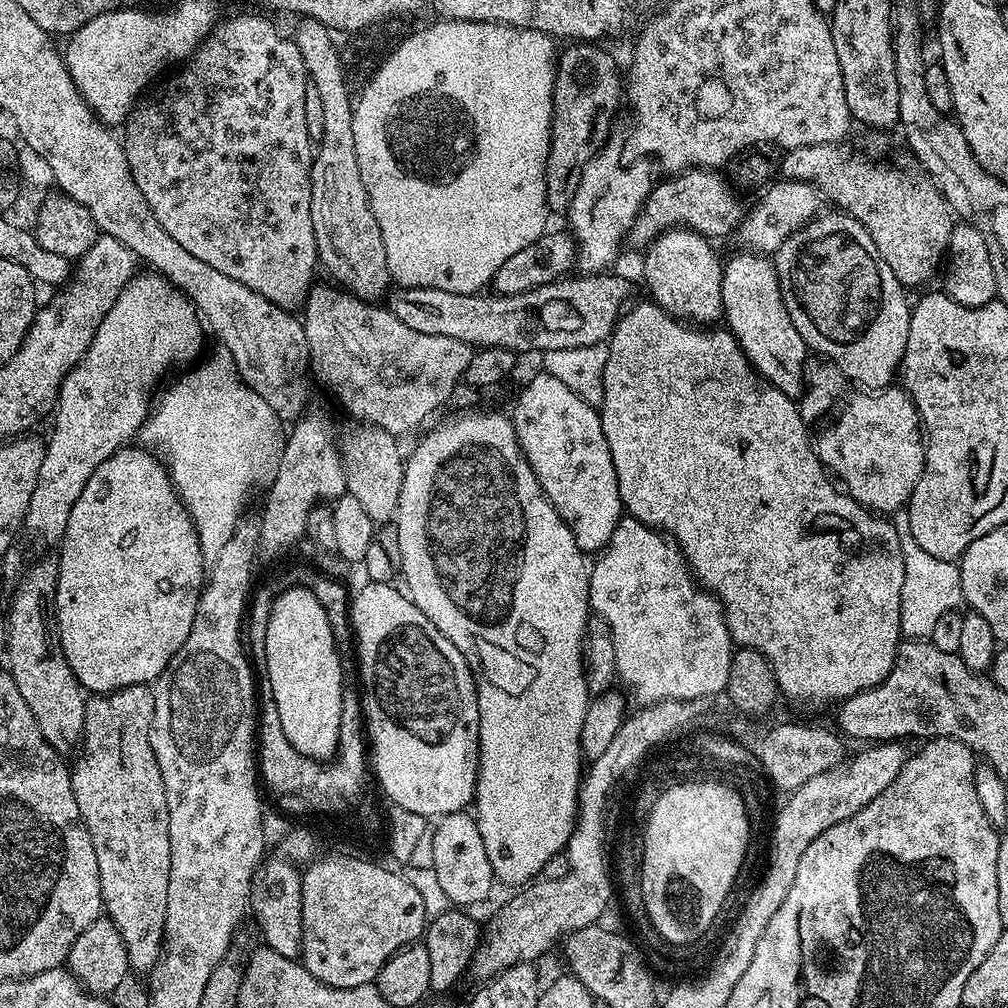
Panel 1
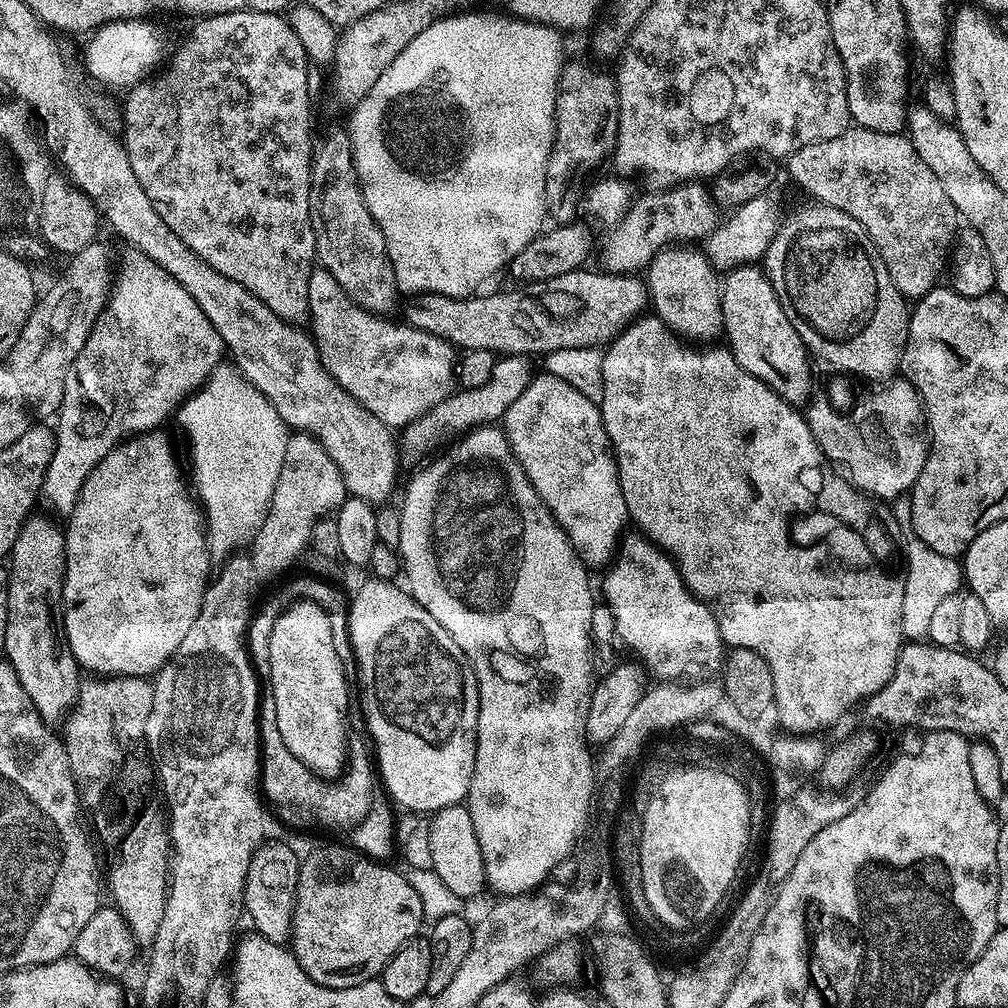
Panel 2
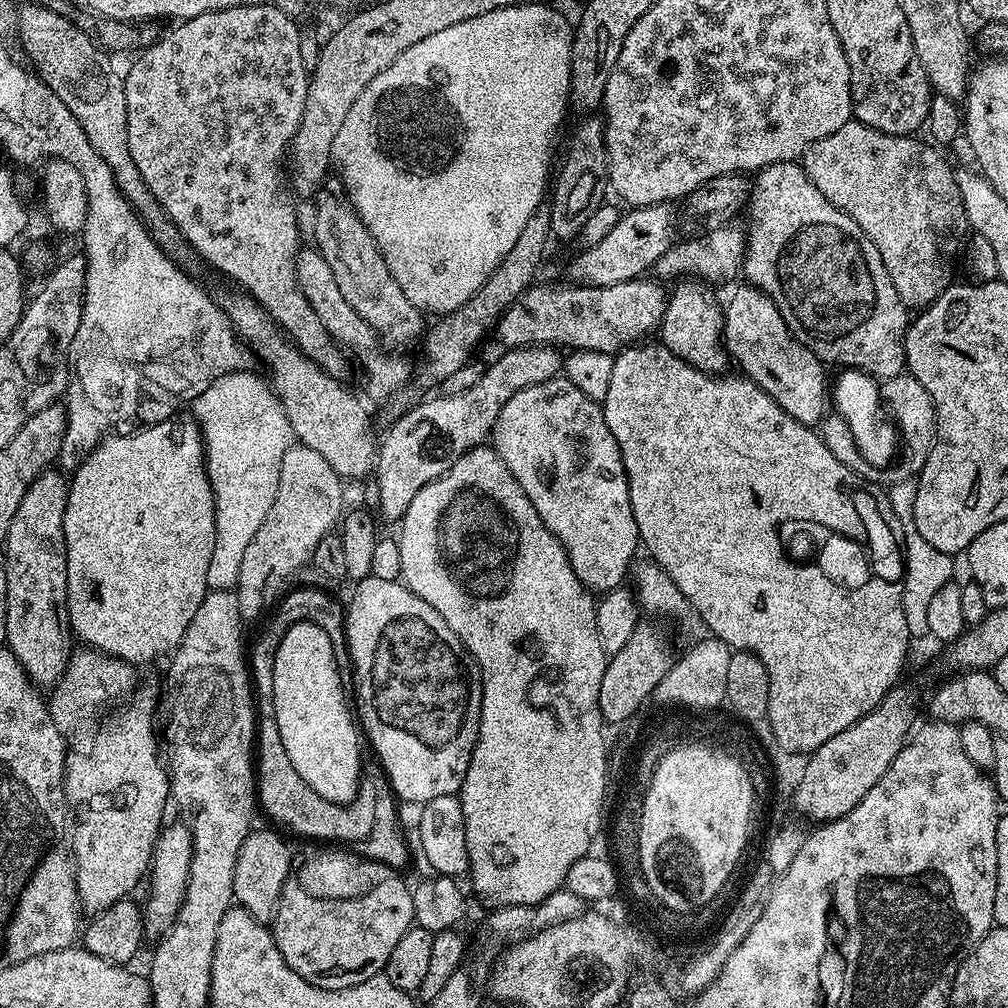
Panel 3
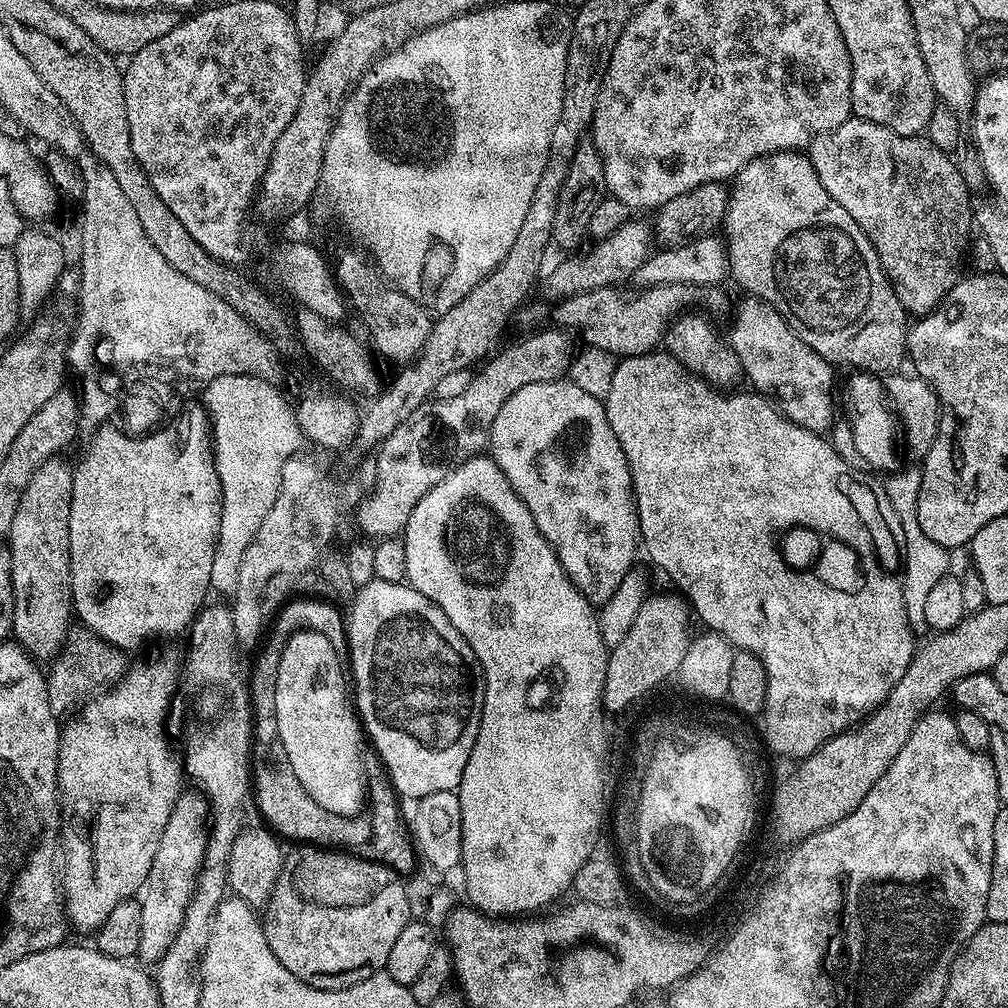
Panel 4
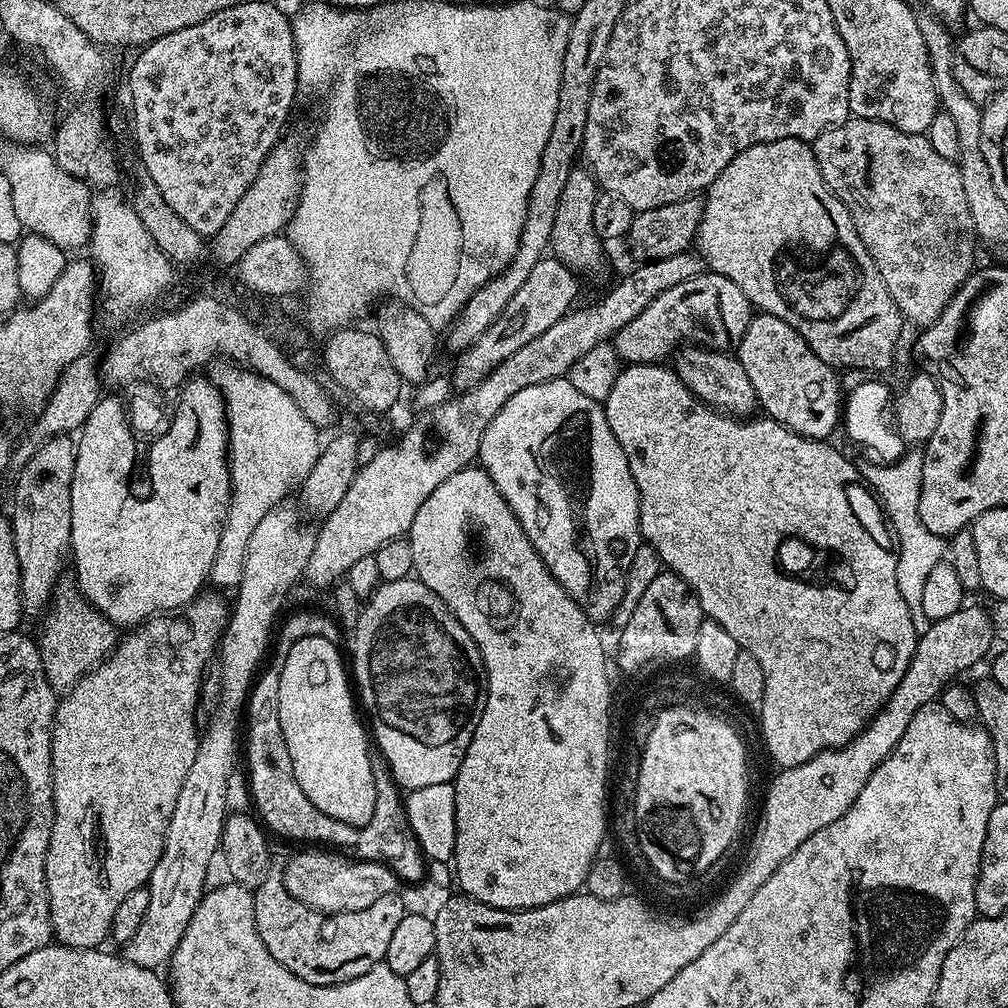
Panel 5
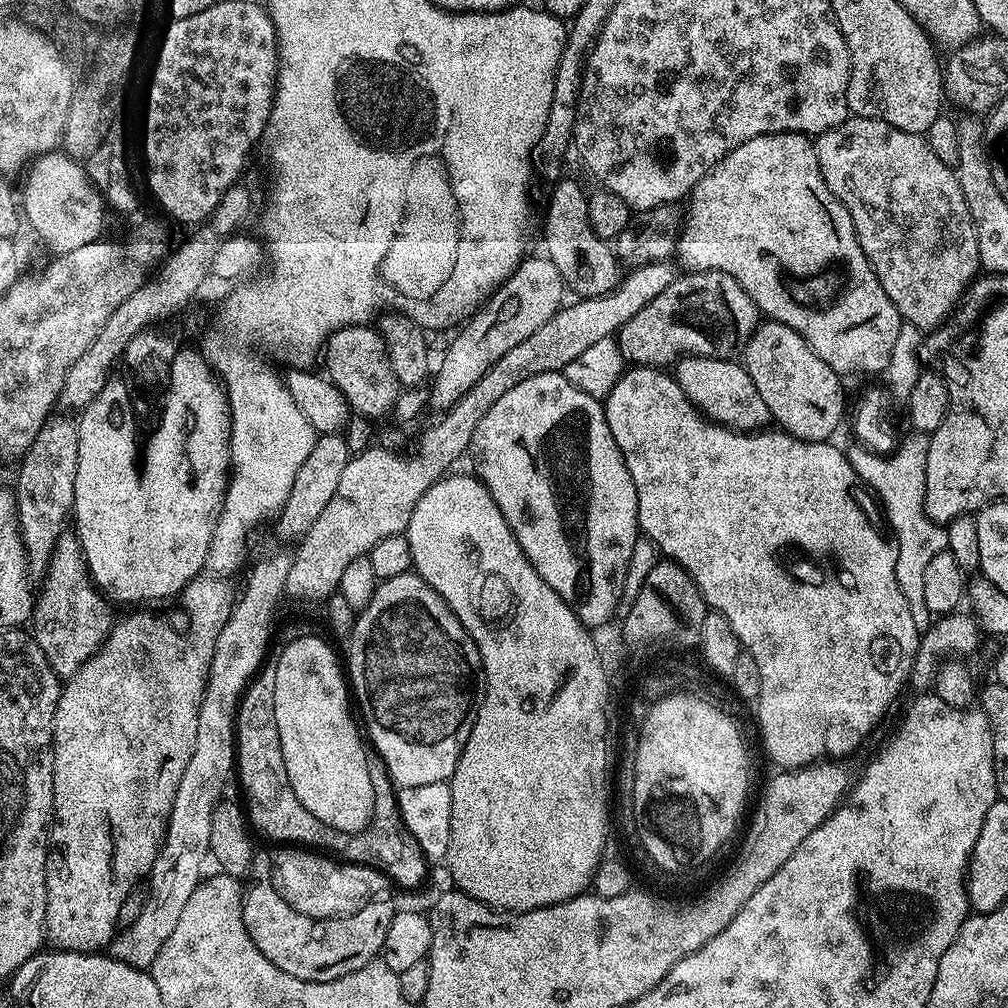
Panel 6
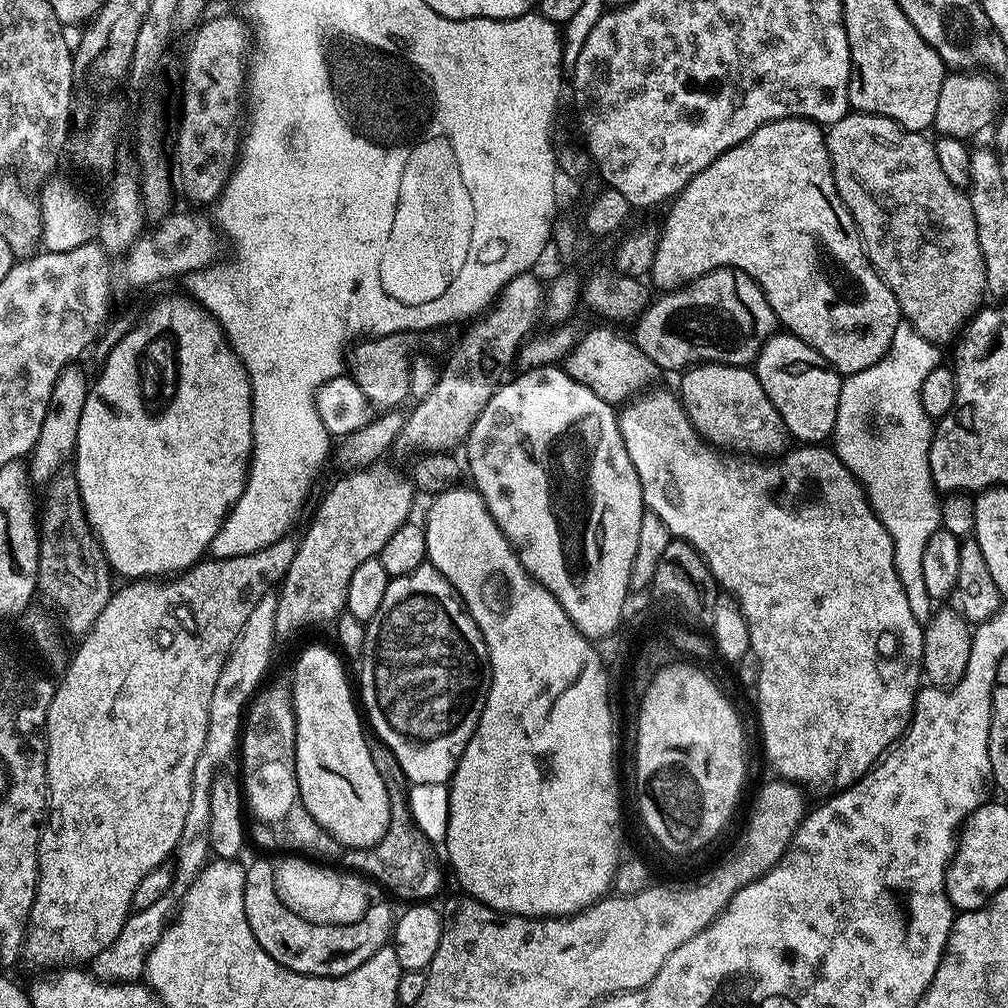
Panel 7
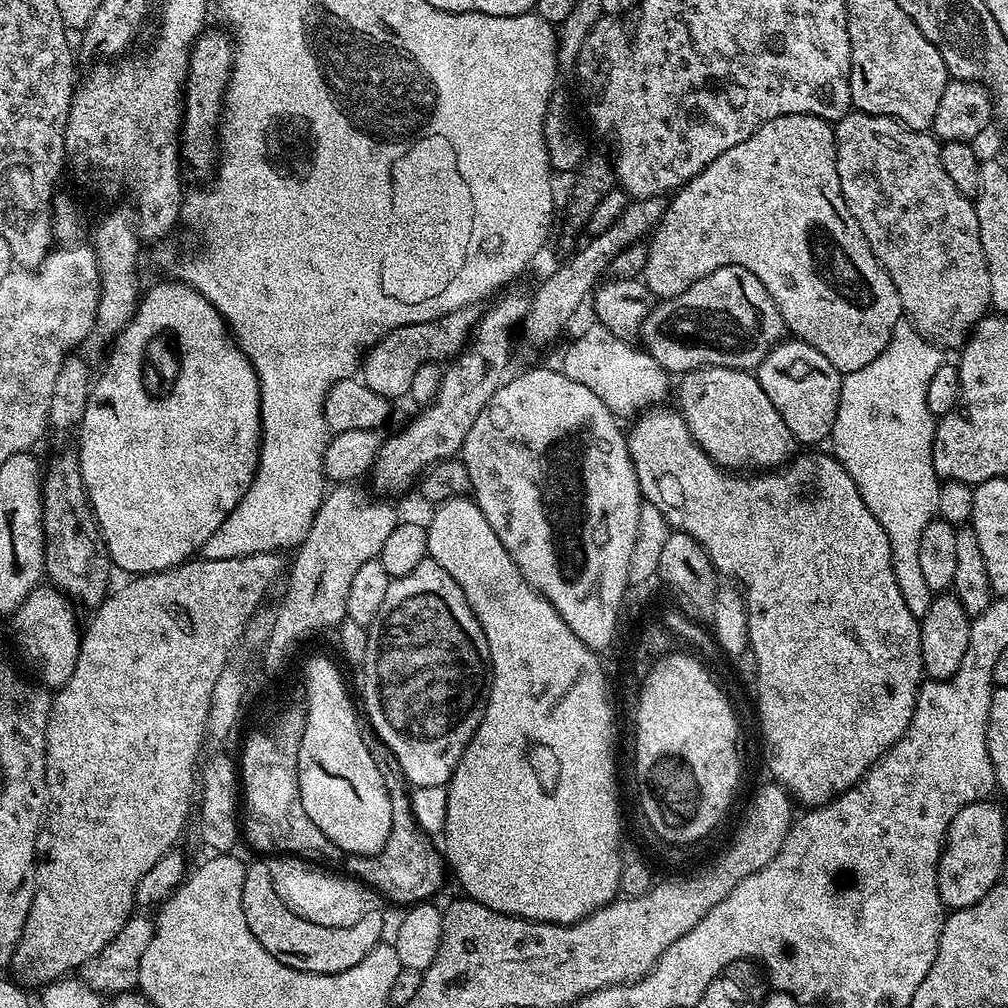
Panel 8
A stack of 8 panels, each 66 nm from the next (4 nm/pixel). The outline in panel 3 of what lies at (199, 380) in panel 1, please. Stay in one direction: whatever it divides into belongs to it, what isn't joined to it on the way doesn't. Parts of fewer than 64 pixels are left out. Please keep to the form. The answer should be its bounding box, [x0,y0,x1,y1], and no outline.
[194,374,294,592]

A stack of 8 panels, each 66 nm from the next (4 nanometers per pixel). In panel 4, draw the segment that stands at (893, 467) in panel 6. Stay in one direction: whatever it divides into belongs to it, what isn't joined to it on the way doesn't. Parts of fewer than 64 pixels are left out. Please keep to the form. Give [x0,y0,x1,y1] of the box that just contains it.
[882,467,949,633]

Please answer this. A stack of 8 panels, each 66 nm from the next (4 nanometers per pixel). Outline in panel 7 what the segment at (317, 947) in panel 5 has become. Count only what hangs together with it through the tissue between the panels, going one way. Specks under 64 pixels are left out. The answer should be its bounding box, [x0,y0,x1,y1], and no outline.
[244,858,394,976]

